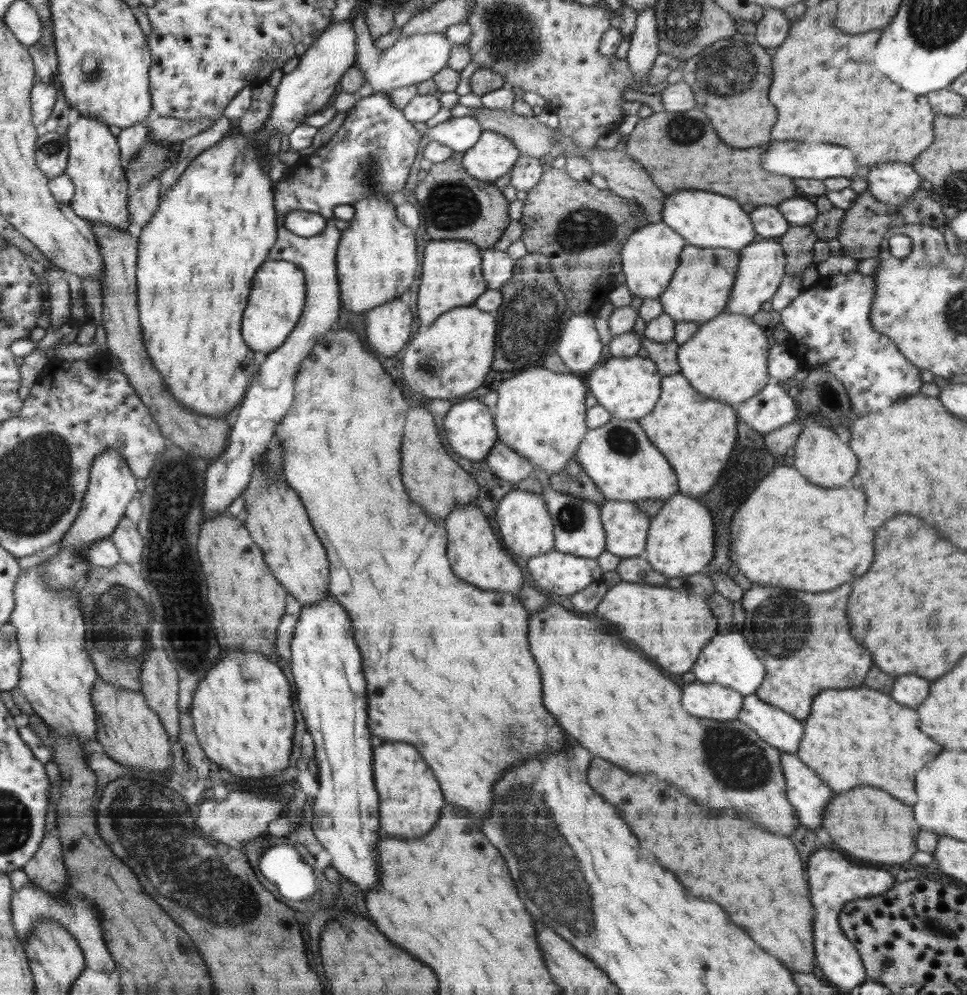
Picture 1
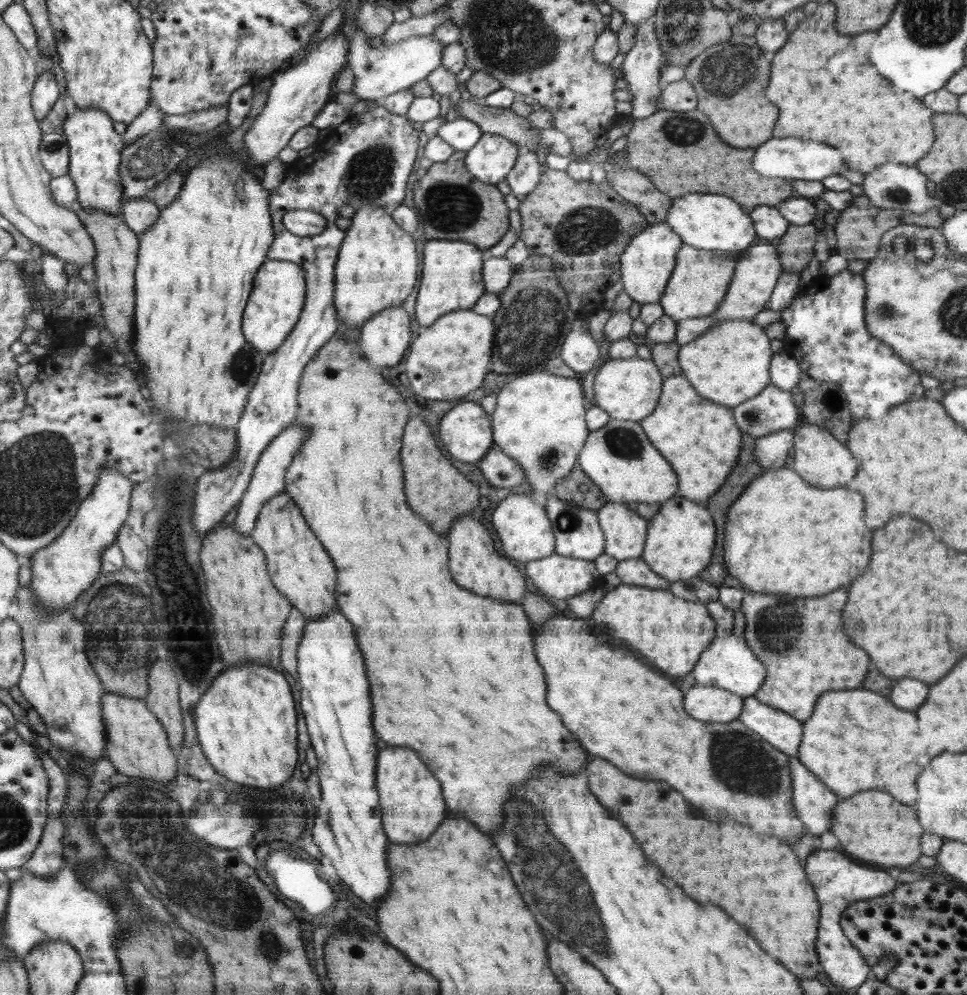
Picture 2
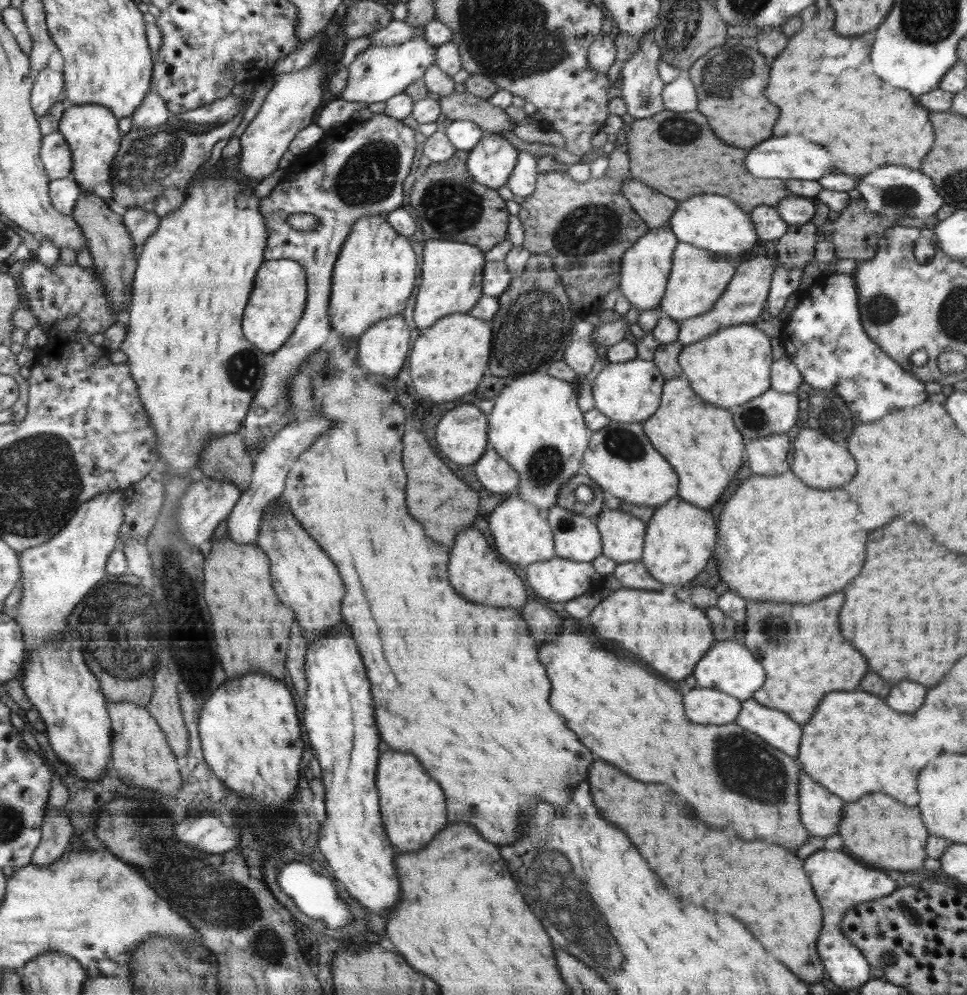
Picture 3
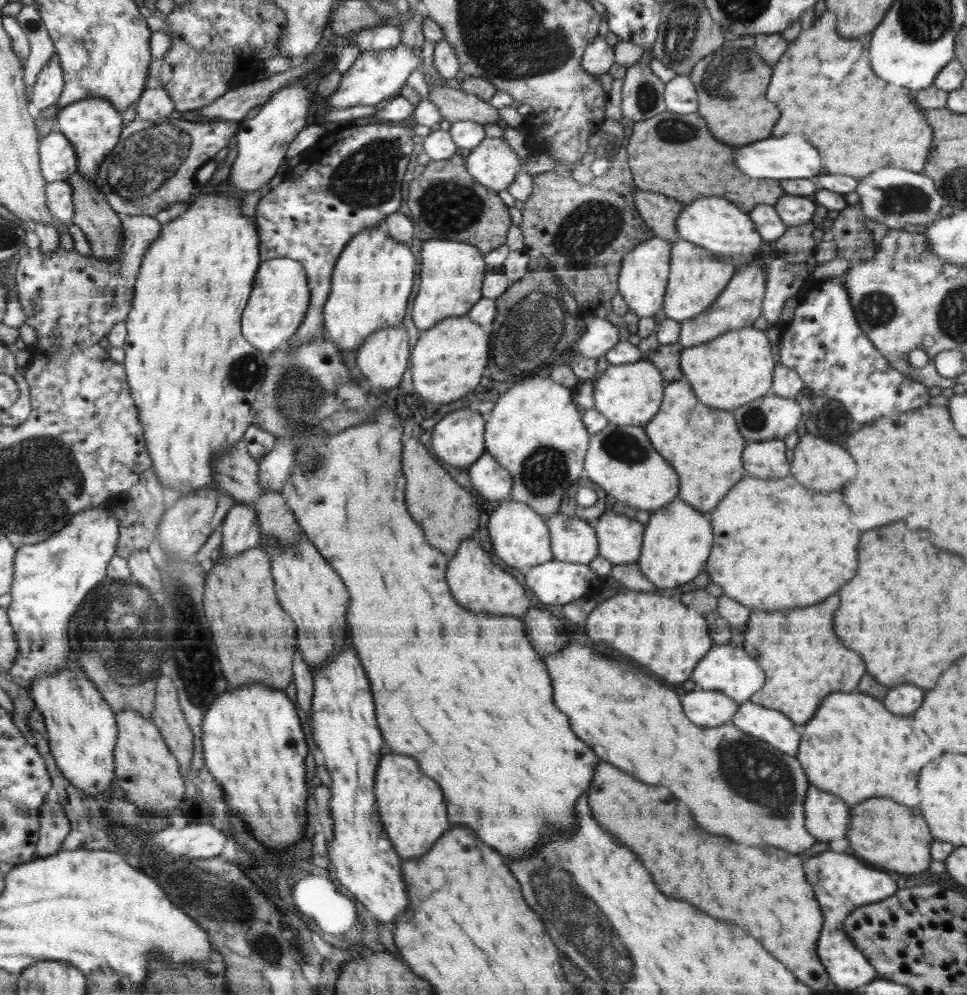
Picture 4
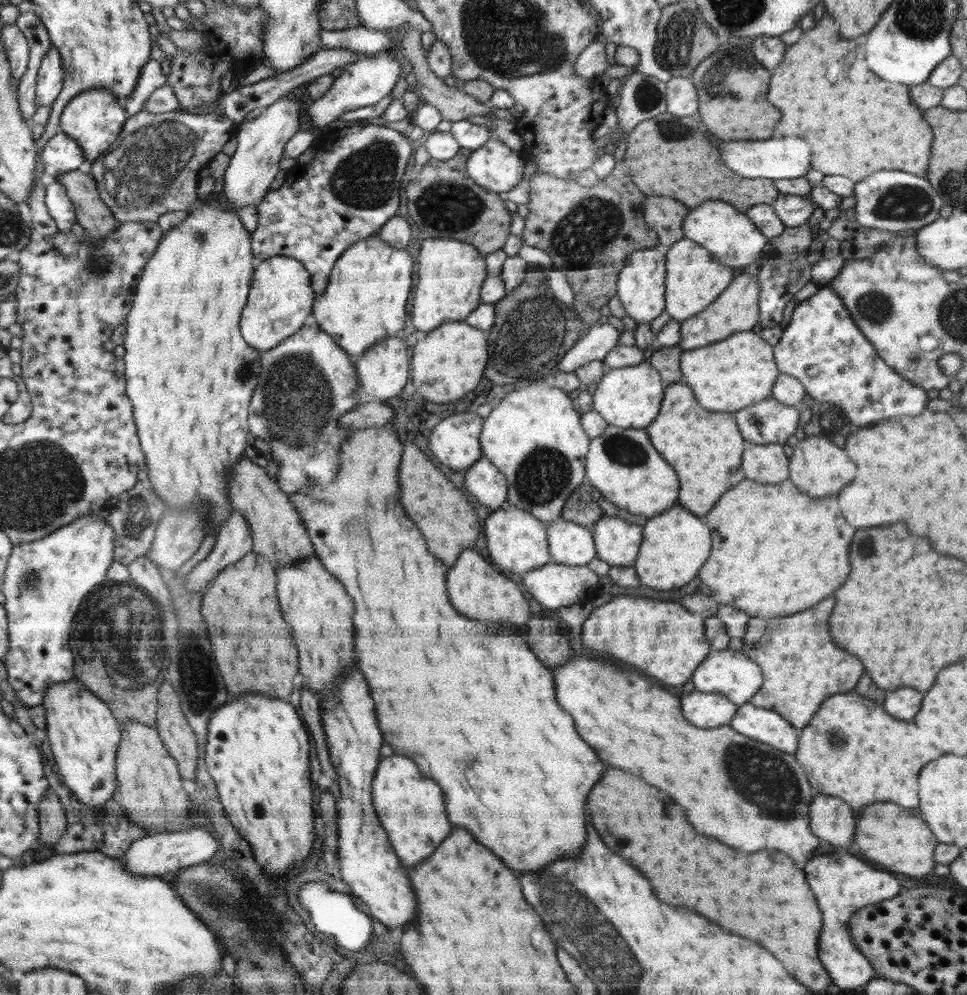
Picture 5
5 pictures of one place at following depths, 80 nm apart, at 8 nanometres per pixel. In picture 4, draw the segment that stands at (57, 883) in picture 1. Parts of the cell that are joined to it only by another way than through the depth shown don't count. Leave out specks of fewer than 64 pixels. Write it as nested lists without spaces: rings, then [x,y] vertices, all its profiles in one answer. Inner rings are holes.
[[[50,800],[44,805],[38,852],[34,859],[46,858],[60,852],[62,841],[70,834],[70,825],[64,809],[58,802]]]

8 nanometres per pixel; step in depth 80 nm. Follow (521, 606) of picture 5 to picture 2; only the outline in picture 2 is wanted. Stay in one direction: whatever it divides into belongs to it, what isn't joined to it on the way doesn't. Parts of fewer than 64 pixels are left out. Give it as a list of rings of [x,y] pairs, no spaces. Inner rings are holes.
[[[467,514],[466,518],[461,516],[453,521],[447,536],[452,542],[452,574],[456,574],[456,582],[460,582],[460,586],[468,586],[468,590],[484,597],[520,603],[526,592],[526,582],[518,568],[496,552],[488,527]]]

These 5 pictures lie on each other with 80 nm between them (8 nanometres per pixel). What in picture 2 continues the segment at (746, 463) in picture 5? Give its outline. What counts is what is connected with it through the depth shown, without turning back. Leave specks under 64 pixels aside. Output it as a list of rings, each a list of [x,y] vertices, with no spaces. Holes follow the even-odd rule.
[[[794,428],[779,430],[778,432],[758,438],[756,440],[756,463],[768,470],[776,470],[787,466],[788,450],[794,444]]]

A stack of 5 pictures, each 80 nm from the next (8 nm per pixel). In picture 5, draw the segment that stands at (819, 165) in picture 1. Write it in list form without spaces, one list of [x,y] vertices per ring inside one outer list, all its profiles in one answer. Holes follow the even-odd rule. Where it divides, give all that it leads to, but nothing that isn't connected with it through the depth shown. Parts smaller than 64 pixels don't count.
[[[796,136],[786,138],[768,138],[768,140],[736,140],[736,142],[720,142],[718,146],[720,158],[724,166],[744,178],[762,178],[780,180],[804,177],[810,170],[812,150],[810,146]],[[792,142],[792,144],[790,144]]]

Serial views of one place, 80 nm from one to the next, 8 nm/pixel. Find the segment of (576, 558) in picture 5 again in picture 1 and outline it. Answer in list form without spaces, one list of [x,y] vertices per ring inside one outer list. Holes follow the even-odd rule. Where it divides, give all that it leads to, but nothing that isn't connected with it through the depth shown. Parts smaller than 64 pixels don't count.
[[[552,487],[544,488],[541,494],[547,499],[548,510],[554,519],[555,550],[584,558],[596,558],[605,551],[605,530],[601,521],[600,504],[562,494]]]

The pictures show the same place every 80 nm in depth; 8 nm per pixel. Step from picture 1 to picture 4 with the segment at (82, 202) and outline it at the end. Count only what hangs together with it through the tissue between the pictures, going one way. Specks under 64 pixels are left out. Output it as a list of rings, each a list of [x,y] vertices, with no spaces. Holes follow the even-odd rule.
[[[90,97],[60,109],[56,115],[56,129],[67,135],[78,155],[79,170],[82,178],[88,182],[97,182],[98,168],[119,144],[123,129],[122,116],[119,110],[105,98]]]

